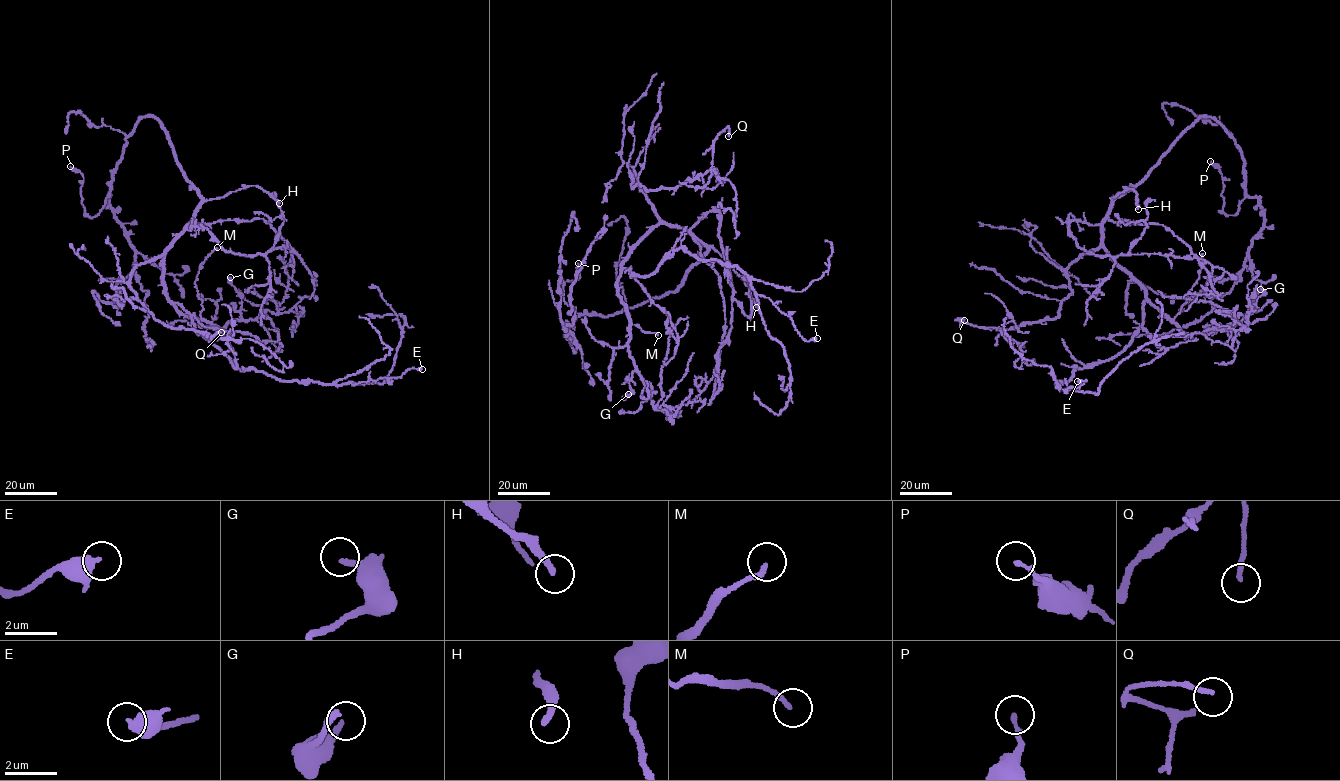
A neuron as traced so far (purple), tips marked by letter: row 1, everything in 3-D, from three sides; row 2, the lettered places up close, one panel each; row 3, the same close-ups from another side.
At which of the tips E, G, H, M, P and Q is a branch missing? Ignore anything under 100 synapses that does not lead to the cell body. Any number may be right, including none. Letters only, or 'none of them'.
H

